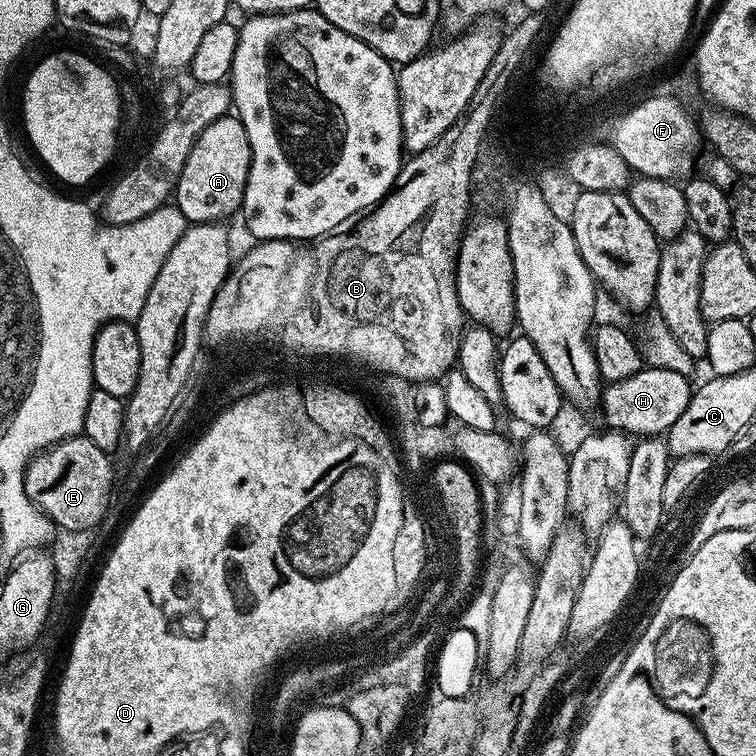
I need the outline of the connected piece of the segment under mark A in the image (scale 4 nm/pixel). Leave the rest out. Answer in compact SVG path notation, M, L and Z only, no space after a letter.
M229 114L210 122L210 126L198 134L190 150L190 158L186 158L186 166L182 166L182 174L176 183L174 206L182 210L189 225L227 221L227 216L241 211L251 161L250 138L246 138L239 116Z

